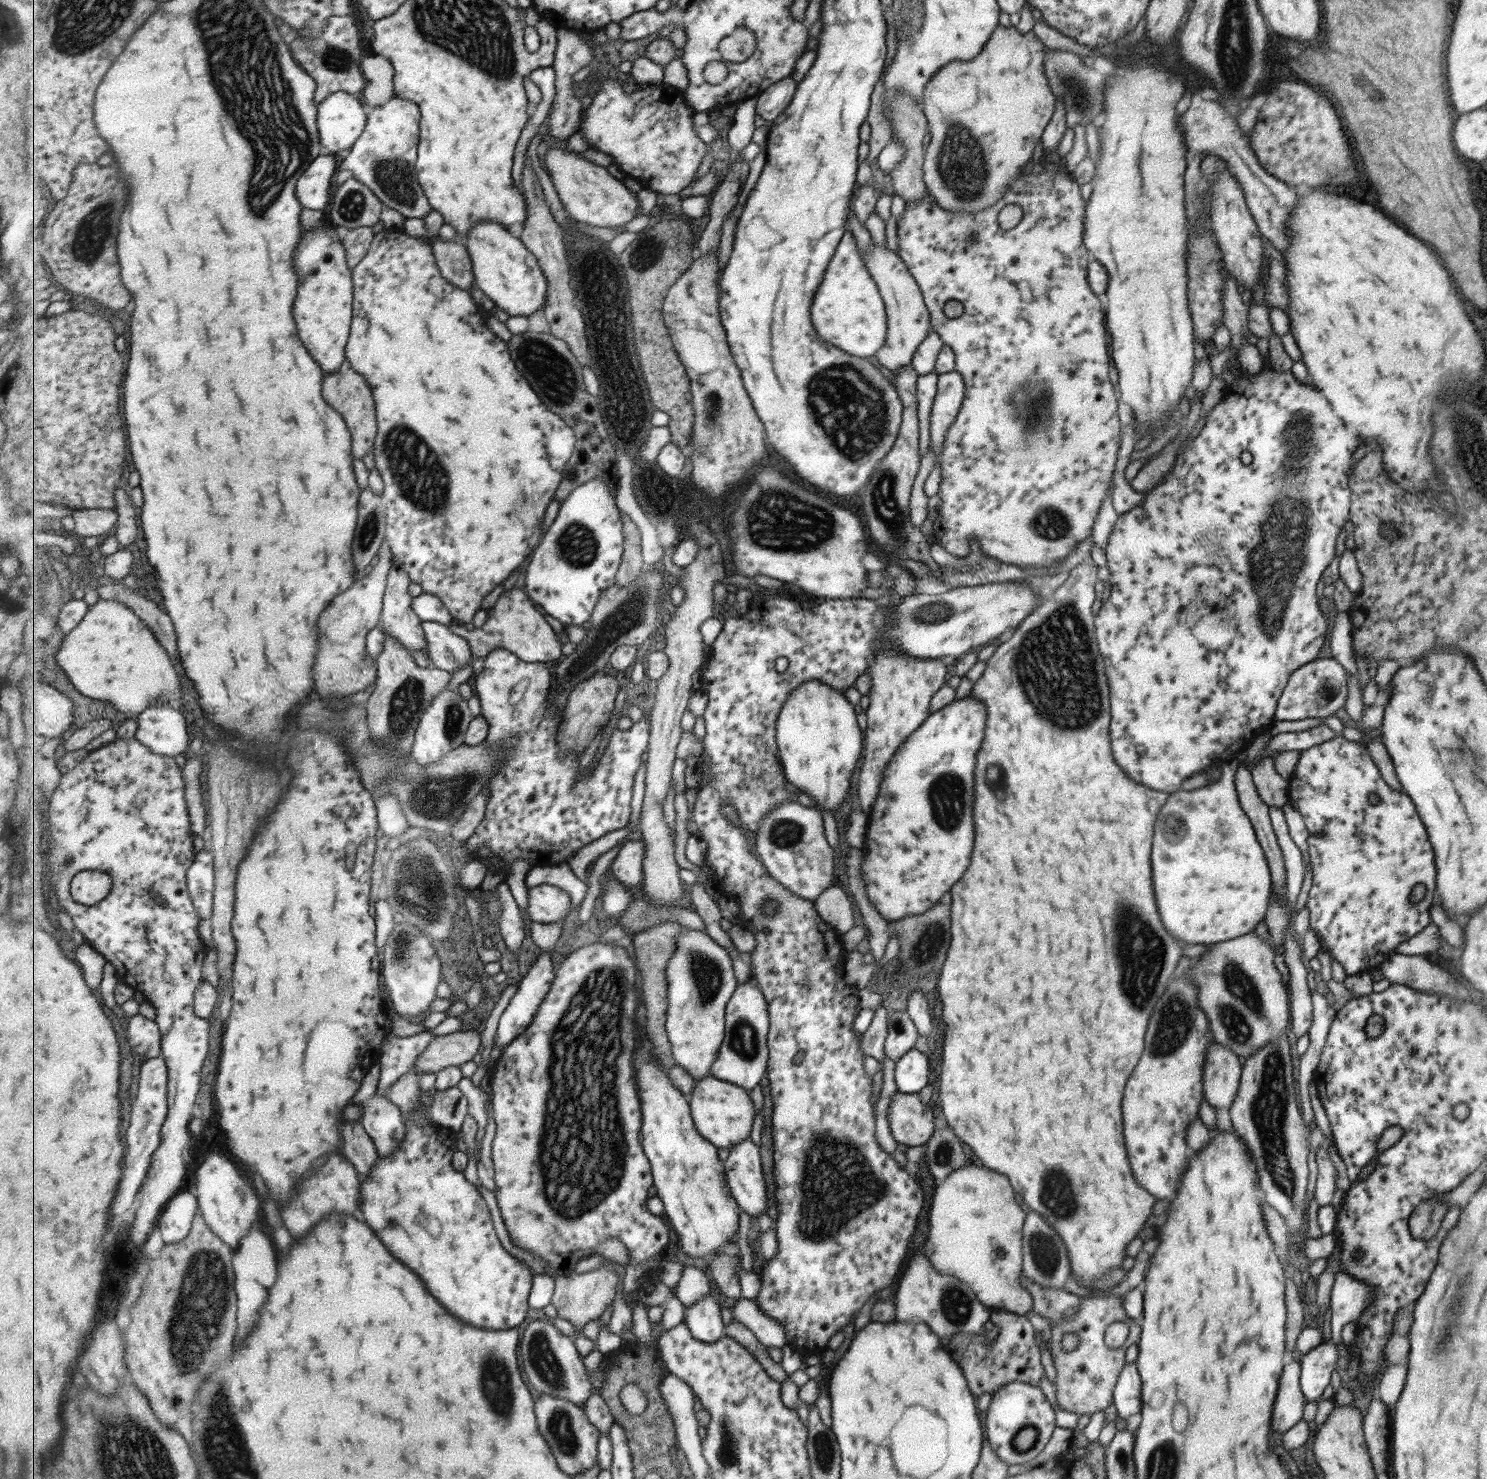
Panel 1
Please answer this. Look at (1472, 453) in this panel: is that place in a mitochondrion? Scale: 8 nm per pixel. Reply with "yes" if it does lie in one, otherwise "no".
yes

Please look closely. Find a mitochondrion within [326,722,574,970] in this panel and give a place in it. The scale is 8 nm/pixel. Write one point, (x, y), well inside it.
(417, 875)

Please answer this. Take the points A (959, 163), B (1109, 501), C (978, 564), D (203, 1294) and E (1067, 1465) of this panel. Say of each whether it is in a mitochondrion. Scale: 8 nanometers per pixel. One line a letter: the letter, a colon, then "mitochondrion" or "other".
A: mitochondrion
B: other
C: mitochondrion
D: mitochondrion
E: other

